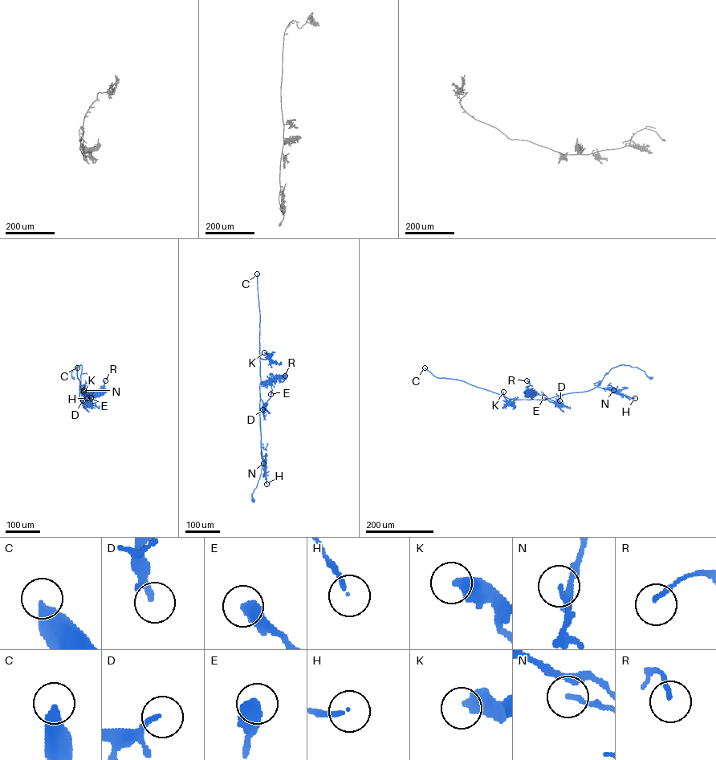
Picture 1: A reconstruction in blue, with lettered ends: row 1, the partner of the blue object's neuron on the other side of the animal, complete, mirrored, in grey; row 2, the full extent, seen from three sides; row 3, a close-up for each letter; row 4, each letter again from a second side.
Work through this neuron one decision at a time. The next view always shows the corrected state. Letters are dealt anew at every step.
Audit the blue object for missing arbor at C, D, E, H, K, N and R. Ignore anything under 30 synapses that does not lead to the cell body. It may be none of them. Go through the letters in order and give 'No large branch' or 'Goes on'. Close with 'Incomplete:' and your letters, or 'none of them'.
C: Goes on
D: Goes on
E: No large branch
H: No large branch
K: No large branch
N: No large branch
R: No large branch
Incomplete: C, D

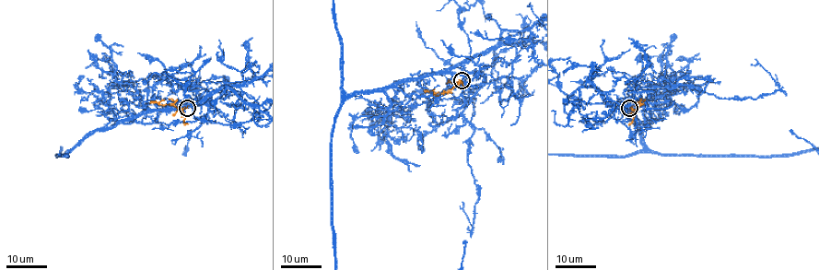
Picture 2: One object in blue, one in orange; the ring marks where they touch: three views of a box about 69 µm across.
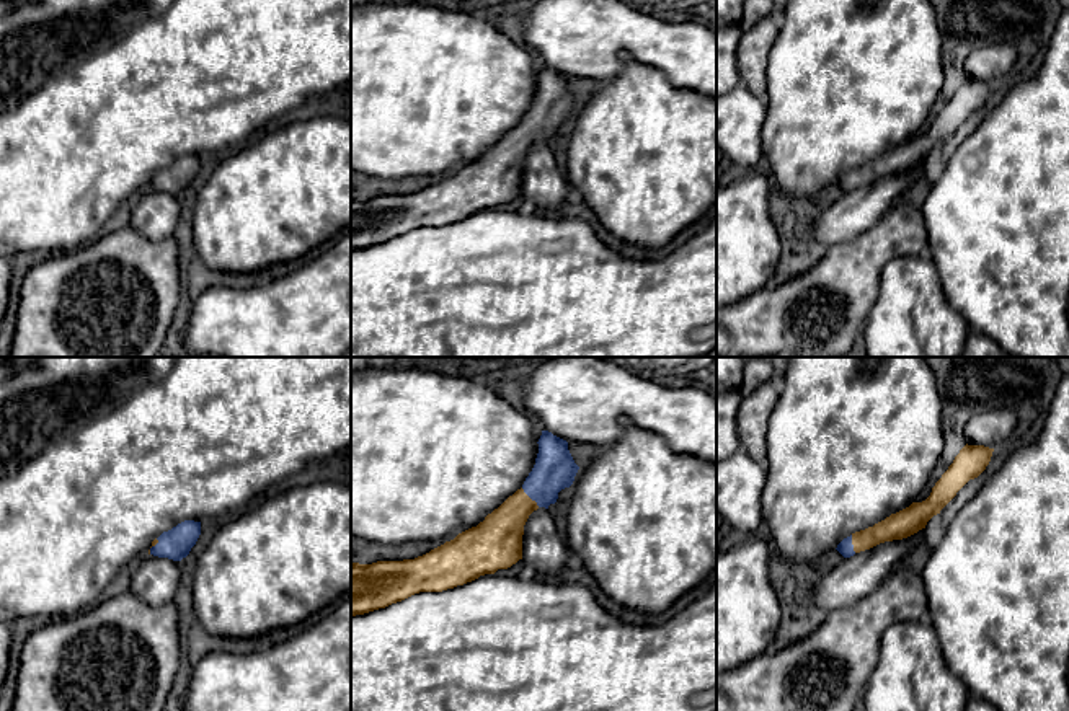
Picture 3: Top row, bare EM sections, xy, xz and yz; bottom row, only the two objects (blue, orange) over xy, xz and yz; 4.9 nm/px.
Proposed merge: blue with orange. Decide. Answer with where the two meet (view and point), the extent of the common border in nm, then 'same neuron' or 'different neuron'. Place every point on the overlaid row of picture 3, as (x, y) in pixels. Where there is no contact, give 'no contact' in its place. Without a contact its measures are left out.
contact xz (531, 498); length 130 nm; same neuron

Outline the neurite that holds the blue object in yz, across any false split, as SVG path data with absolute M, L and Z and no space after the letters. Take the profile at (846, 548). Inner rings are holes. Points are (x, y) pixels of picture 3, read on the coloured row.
M965 445L953 463L932 488L930 496L922 502L891 514L885 520L855 532L837 545L844 558L870 550L880 543L907 538L925 528L927 522L956 496L969 481L978 478L991 461L994 448L984 445Z

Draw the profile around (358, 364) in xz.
M351 357L351 375L375 369L424 369L452 377L467 377L478 382L488 378L495 370L493 365L483 362L478 369L467 364L450 364L449 357Z

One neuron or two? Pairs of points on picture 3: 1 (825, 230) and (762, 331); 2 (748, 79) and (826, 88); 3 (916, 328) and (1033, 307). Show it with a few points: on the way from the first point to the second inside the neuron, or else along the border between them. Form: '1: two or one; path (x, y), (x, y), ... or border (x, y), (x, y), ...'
1: two; border (864, 230), (846, 242), (828, 247)
2: two; border (774, 43), (766, 69), (766, 101)
3: two; border (942, 289), (947, 300), (970, 328)

